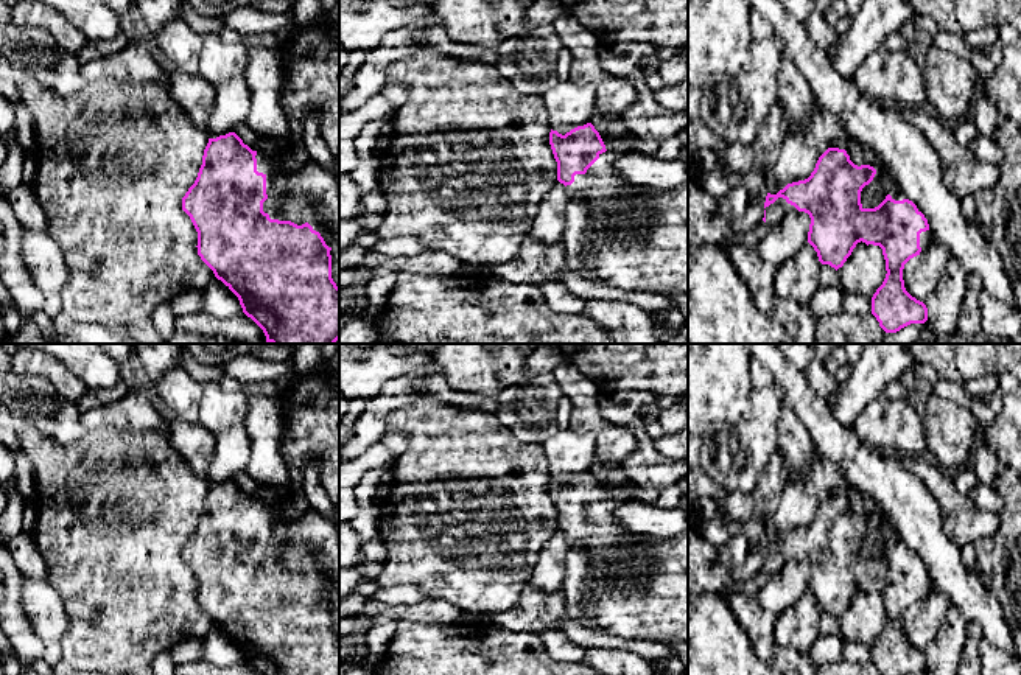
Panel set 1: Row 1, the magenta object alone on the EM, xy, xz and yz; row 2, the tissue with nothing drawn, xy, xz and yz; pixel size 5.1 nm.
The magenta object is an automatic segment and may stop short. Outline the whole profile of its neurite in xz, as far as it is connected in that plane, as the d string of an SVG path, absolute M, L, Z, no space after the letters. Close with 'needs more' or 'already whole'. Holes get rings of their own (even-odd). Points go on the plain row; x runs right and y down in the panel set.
M591 471L577 474L565 484L551 477L549 493L557 510L557 529L565 533L570 547L584 549L588 555L590 580L610 572L621 585L629 585L647 571L649 557L635 551L641 537L629 533L619 526L615 509L621 502L605 498L599 481Z; needs more

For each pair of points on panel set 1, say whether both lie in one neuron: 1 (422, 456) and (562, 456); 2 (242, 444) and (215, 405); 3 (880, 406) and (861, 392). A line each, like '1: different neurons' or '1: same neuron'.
1: different neurons
2: same neuron
3: different neurons

